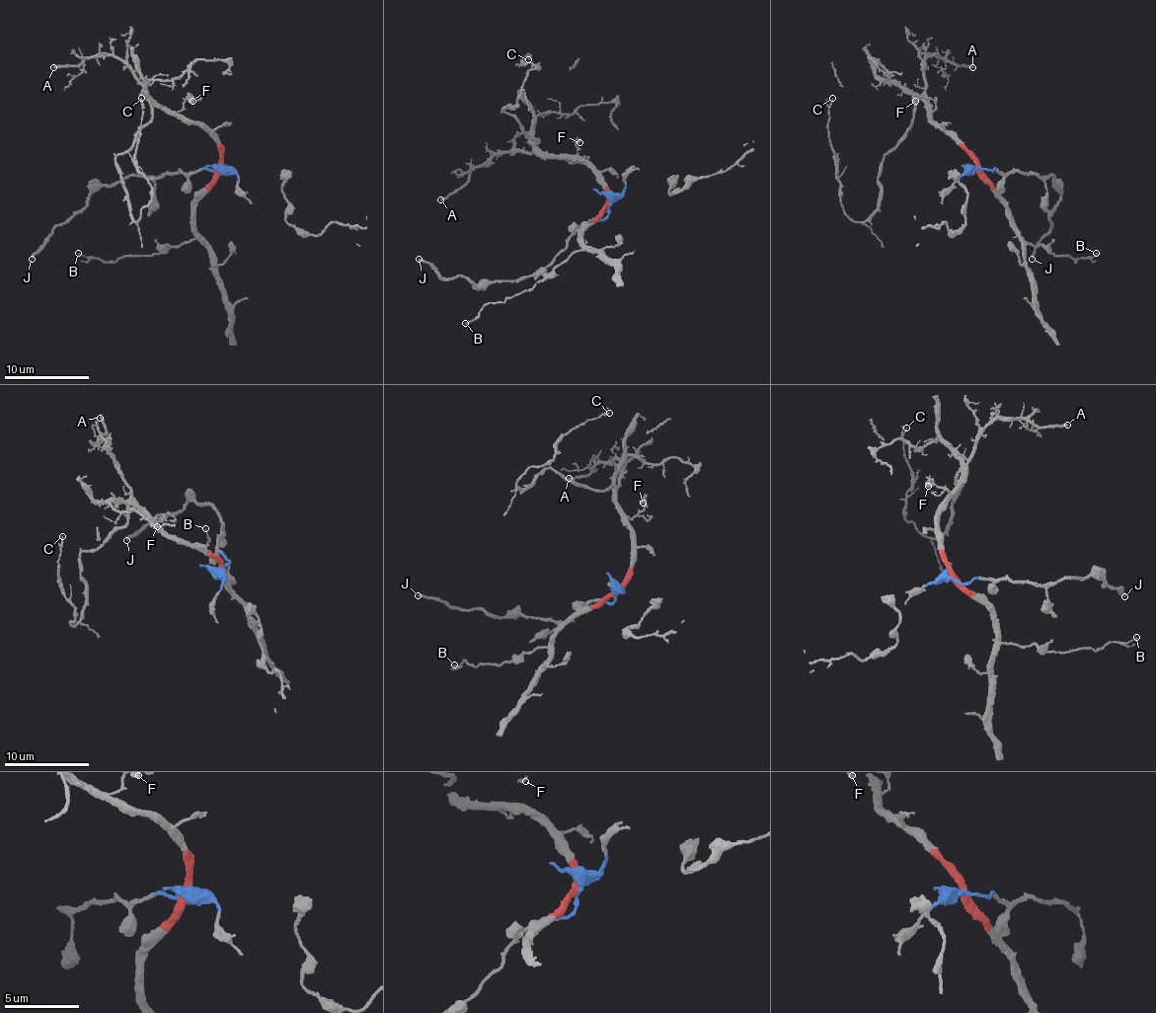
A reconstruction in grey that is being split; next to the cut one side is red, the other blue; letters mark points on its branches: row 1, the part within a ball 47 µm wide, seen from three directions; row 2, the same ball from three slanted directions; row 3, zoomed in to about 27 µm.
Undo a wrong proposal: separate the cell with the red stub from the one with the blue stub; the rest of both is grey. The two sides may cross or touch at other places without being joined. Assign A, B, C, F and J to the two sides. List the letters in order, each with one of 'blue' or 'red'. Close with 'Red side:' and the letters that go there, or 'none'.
A: red
B: red
C: red
F: red
J: blue
Red side: A, B, C, F

